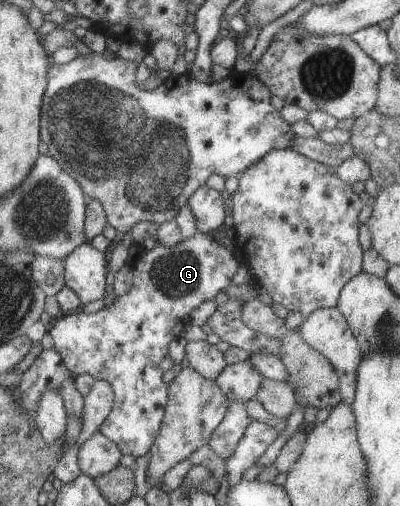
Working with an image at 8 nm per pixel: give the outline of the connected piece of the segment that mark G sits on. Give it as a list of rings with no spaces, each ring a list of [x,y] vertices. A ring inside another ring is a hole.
[[[194,233],[190,238],[182,239],[178,244],[171,247],[165,247],[162,245],[154,245],[150,250],[143,249],[142,252],[137,254],[137,257],[132,260],[130,265],[133,282],[127,294],[121,297],[115,297],[111,304],[102,307],[95,313],[85,314],[80,309],[72,313],[61,314],[61,316],[52,320],[48,326],[48,333],[52,337],[54,342],[54,350],[61,356],[62,362],[69,372],[75,377],[76,375],[89,374],[93,379],[105,380],[113,390],[114,400],[110,412],[107,417],[98,426],[98,431],[102,433],[108,440],[114,442],[118,447],[121,455],[130,455],[141,457],[146,455],[150,446],[154,442],[156,435],[158,434],[162,419],[164,418],[164,406],[168,397],[168,390],[166,383],[162,382],[162,373],[173,365],[172,360],[168,357],[168,343],[172,339],[179,337],[182,327],[188,322],[189,312],[196,308],[201,302],[214,300],[214,296],[218,294],[219,290],[223,290],[226,286],[231,284],[231,278],[235,275],[237,268],[242,265],[243,262],[236,257],[235,252],[227,250],[220,246],[213,239],[213,233]]]

